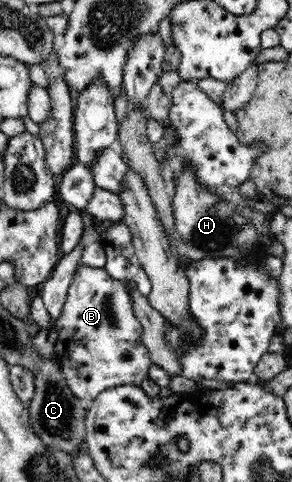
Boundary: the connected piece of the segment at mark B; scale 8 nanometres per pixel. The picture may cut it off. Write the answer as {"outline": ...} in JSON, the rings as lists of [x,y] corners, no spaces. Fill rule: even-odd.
{"outline":[[[83,265],[78,268],[70,282],[63,309],[52,325],[58,333],[53,358],[60,365],[72,392],[86,404],[106,388],[129,383],[140,385],[149,378],[148,368],[152,359],[143,342],[143,326],[134,313],[130,289],[126,281],[110,277],[105,269]]]}

